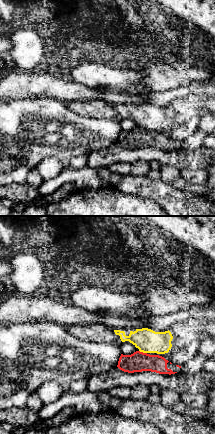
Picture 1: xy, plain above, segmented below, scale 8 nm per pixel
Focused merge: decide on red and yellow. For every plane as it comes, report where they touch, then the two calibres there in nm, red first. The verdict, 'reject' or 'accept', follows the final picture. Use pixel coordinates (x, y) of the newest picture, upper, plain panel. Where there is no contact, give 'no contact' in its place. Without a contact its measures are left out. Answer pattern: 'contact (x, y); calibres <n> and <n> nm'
contact (142, 128); calibres 160 and 190 nm

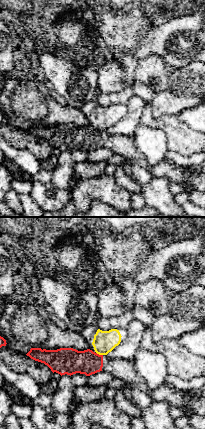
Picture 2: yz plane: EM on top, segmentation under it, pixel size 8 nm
contact (98, 130); calibres 220 and 180 nm

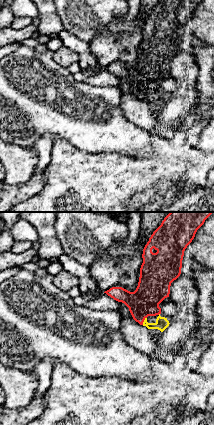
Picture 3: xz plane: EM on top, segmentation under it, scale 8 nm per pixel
contact (143, 97); calibres 240 and 100 nm

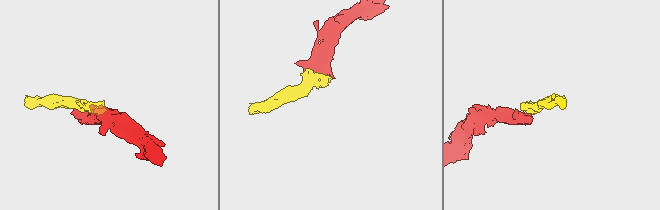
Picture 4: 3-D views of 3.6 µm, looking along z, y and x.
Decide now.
reject

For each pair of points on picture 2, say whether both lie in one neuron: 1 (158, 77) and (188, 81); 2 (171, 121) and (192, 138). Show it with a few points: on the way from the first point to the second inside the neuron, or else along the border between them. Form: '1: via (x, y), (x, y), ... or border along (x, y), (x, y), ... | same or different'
1: border along (170, 74), (168, 85), (164, 89), (155, 92) | different
2: via (176, 126), (187, 137) | same

